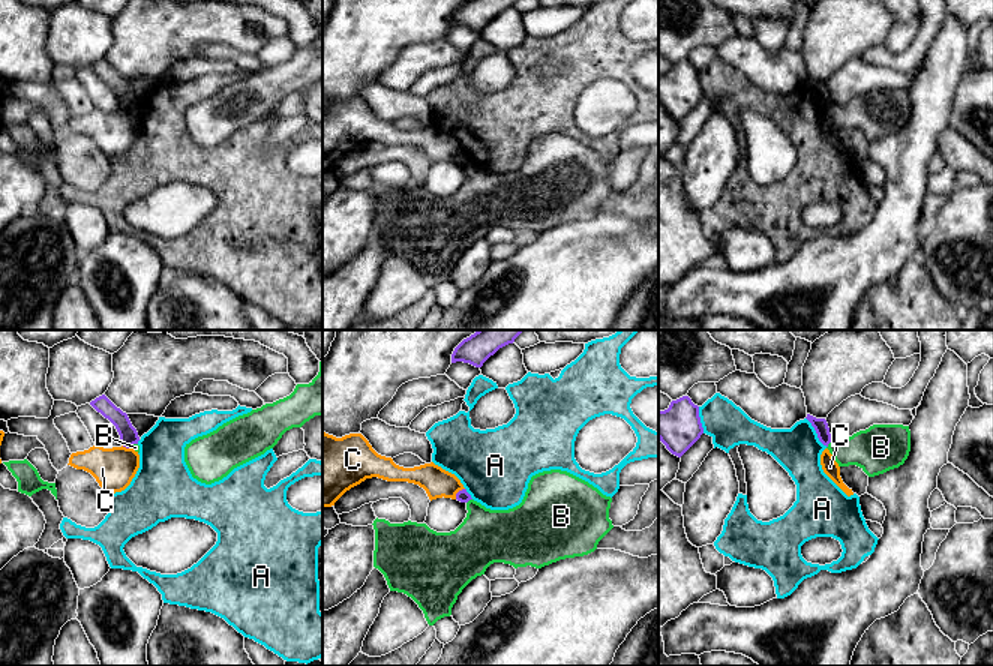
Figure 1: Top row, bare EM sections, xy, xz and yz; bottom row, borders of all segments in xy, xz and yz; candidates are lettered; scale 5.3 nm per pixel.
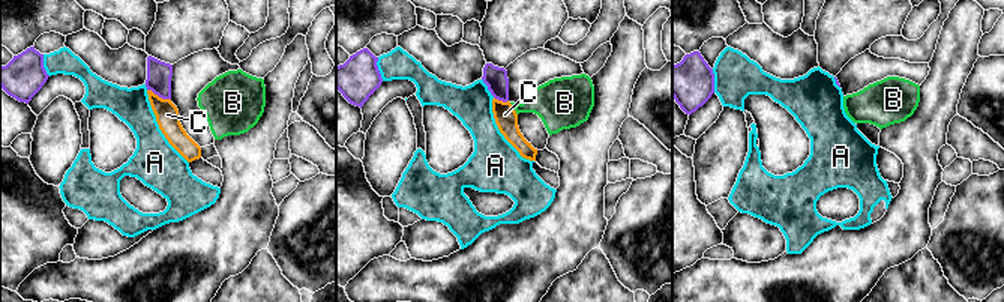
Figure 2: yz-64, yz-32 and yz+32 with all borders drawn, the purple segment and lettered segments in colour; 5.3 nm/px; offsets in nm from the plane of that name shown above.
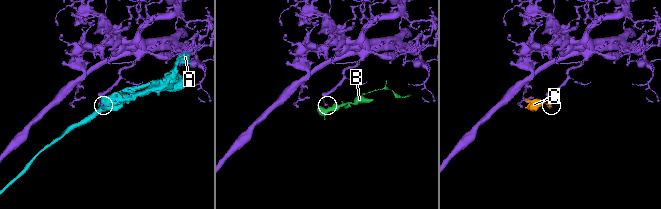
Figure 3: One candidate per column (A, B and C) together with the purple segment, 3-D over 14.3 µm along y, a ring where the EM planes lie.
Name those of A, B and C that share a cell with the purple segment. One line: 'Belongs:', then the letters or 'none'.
Belongs: none

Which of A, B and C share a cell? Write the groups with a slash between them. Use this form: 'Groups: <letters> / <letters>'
Groups: A / B / C

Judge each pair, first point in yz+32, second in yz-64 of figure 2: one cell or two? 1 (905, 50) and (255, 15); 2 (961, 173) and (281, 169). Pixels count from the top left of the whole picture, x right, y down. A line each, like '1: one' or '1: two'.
1: two
2: one

